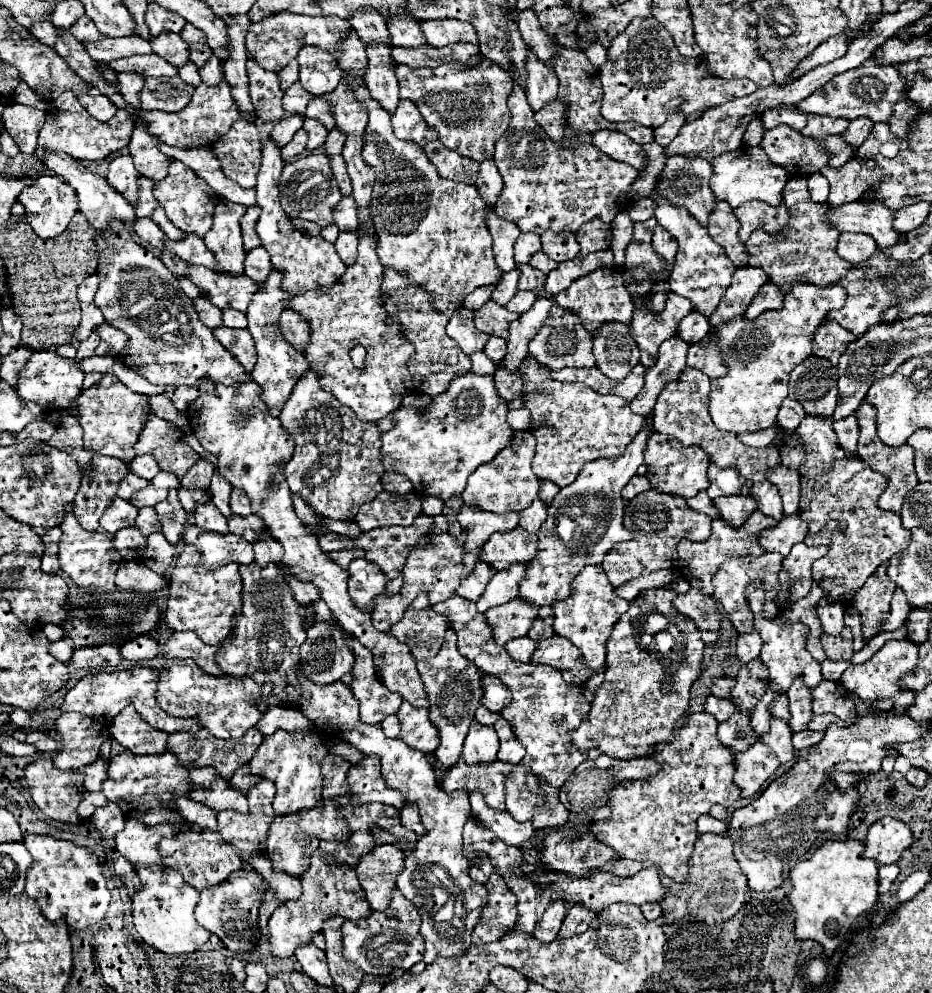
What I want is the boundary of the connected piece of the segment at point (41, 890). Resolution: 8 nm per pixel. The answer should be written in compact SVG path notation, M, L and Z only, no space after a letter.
M26 835L24 845L32 855L32 867L26 875L26 893L36 899L46 919L56 921L64 917L70 927L86 929L104 917L110 903L110 891L100 873L98 857L88 847L50 835Z

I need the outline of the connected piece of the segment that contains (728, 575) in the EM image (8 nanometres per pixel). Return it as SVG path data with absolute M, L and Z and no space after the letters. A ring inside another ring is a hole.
M762 553L760 557L754 557L754 555L740 555L740 557L732 557L728 559L720 571L716 573L714 577L714 599L724 607L728 619L732 621L732 625L738 629L738 631L752 631L752 613L750 613L750 607L748 607L748 601L746 601L746 595L744 595L744 587L746 583L750 581L762 581L764 587L768 587L768 615L776 615L776 605L774 605L774 597L776 597L776 591L780 589L778 587L778 571L780 571L780 563L782 563L782 555L776 555L776 553Z

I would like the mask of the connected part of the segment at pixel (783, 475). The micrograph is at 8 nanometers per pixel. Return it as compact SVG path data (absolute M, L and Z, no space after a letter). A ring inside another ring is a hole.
M780 467L768 477L768 481L772 481L782 495L782 503L784 503L784 511L790 513L798 513L798 499L800 499L800 475L794 471L788 471Z

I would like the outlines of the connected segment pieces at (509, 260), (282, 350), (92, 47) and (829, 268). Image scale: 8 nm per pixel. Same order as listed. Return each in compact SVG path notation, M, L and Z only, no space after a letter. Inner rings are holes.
M486 205L484 221L486 221L486 225L488 225L490 233L492 233L492 239L494 239L494 247L492 249L494 249L496 265L502 271L512 271L516 267L512 245L516 243L516 239L520 235L520 229L516 227L516 223L510 223L510 221L498 217L492 205Z
M272 269L268 279L264 283L260 283L260 291L256 291L256 295L252 297L252 301L248 305L248 311L246 311L248 331L252 333L254 345L256 345L256 351L258 351L258 361L252 369L252 377L264 389L262 399L268 405L270 415L276 415L276 417L280 415L282 407L286 405L298 377L304 375L304 371L308 371L306 357L302 353L296 353L296 349L282 339L280 329L278 329L280 327L278 319L280 319L280 313L284 311L284 303L294 297L290 291L286 291L282 287L282 281L284 281L284 275L276 269Z
M138 35L132 37L104 37L100 43L84 43L86 51L92 59L124 59L138 53L152 53L152 45L148 39L140 39Z
M796 175L788 181L788 189L784 189L784 205L788 207L790 213L788 225L770 235L764 229L756 229L750 235L750 239L744 243L748 253L748 263L752 267L764 269L770 281L782 293L788 293L790 283L796 283L796 279L816 283L820 287L828 283L838 283L840 275L848 271L850 263L836 255L836 239L840 231L826 217L828 211L834 207L828 203L814 203L810 199L804 175Z

